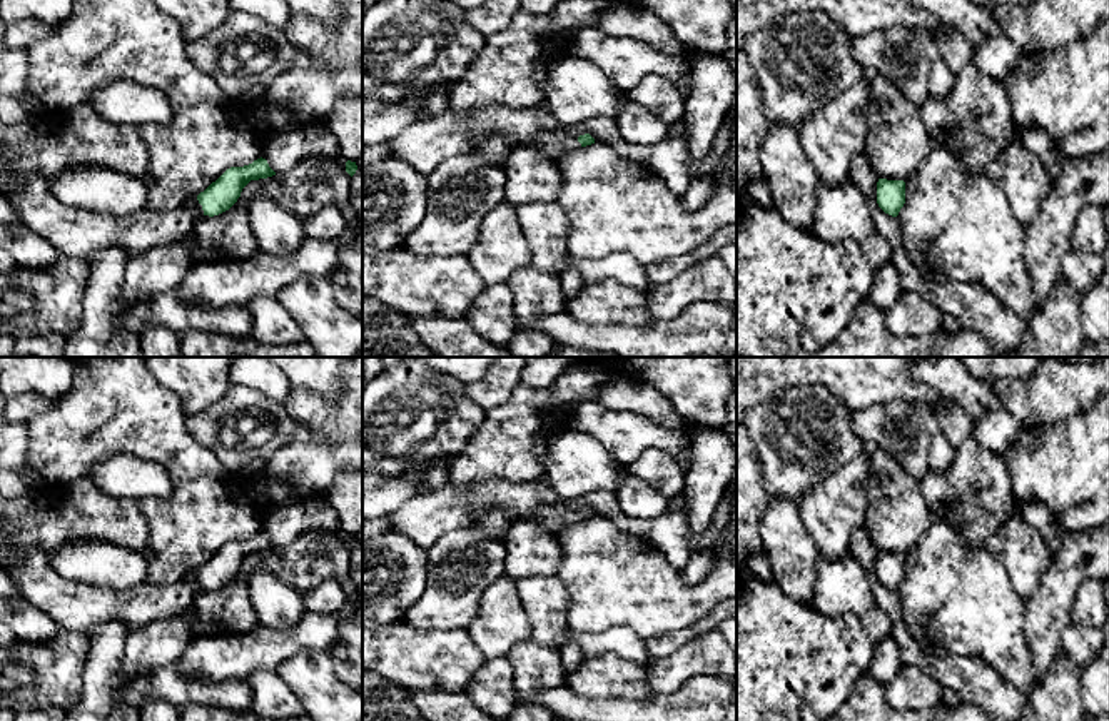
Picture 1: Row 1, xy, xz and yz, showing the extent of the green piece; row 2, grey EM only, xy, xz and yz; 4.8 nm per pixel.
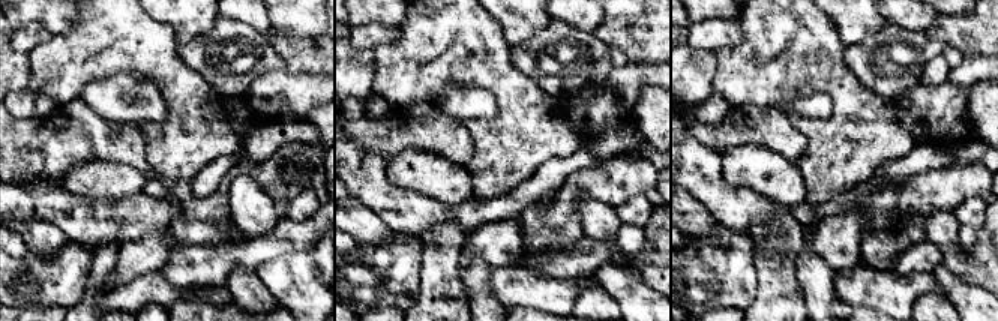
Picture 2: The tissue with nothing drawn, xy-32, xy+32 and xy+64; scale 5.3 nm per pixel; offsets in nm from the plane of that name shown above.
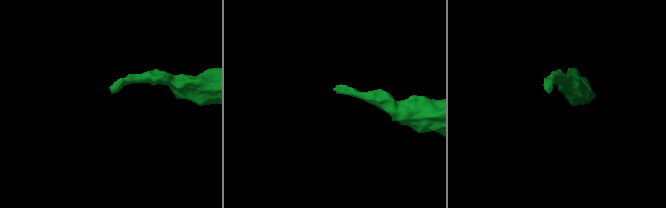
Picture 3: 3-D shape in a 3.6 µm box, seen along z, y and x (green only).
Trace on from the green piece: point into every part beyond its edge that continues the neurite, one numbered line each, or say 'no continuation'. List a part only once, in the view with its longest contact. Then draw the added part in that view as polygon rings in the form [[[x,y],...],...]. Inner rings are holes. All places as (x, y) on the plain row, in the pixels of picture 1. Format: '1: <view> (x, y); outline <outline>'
1: xy (75, 606); outline [[[7,534],[0,537],[0,569],[18,584],[30,604],[62,629],[85,636],[110,621],[120,621],[132,633],[159,619],[175,618],[192,609],[204,589],[197,571],[174,584],[144,581],[122,591],[65,579],[43,551],[20,552]]]

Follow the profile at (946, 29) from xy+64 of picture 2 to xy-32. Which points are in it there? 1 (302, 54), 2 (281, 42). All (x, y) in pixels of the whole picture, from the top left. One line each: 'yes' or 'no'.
1: yes
2: yes

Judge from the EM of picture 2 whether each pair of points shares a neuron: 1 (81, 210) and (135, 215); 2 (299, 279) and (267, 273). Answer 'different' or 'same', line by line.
1: same
2: same

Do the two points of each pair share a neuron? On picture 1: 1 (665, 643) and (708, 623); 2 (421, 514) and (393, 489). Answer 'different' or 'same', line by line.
1: same
2: different

